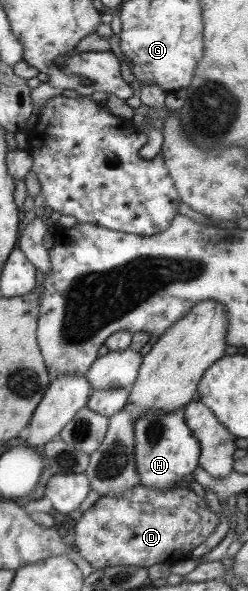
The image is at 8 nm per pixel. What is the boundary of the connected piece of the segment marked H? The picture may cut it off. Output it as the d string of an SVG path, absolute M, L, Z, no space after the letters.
M182 407L172 414L150 413L139 416L134 423L135 460L141 486L151 490L173 490L183 476L191 474L199 464L201 446L192 430L185 422L185 410Z

